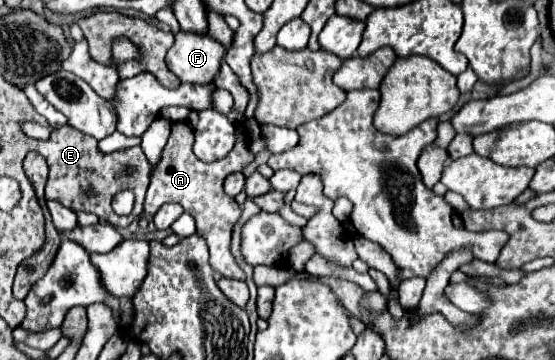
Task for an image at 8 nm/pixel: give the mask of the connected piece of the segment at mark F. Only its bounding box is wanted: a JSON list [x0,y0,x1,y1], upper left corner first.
[166,31,222,85]

